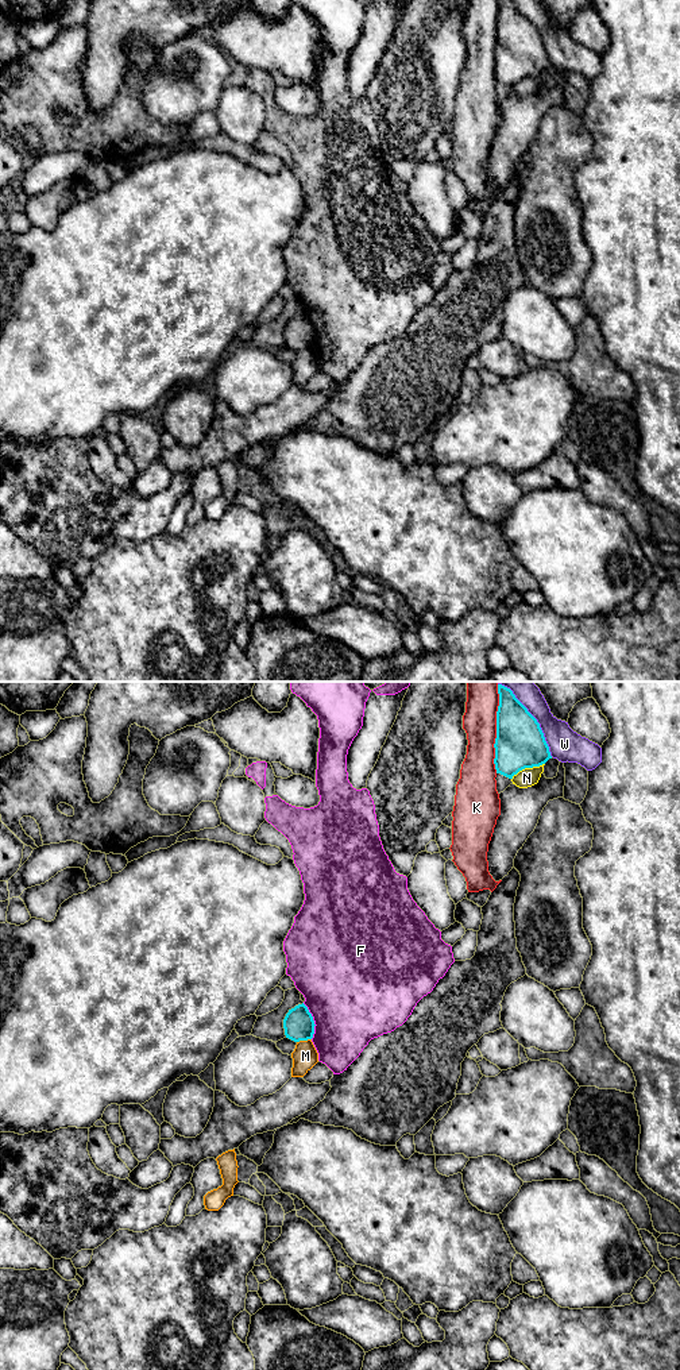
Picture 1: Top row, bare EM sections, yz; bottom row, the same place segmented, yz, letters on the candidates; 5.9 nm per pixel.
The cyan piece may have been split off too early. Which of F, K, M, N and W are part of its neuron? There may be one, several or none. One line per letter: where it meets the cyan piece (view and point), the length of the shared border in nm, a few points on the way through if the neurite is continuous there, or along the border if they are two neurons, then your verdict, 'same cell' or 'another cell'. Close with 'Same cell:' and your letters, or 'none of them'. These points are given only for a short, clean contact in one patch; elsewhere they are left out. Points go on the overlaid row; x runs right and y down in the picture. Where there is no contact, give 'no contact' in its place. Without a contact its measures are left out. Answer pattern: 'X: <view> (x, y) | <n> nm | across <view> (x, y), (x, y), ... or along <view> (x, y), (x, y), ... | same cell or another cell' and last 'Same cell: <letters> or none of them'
F: yz (313, 1021) | 220 nm | another cell
K: yz (497, 729) | 550 nm | another cell
M: yz (304, 1039) | 90 nm | along yz (310, 1038), (297, 1042) | another cell
N: yz (526, 767) | 220 nm | another cell
W: yz (533, 717) | 550 nm | another cell
Same cell: none of them

